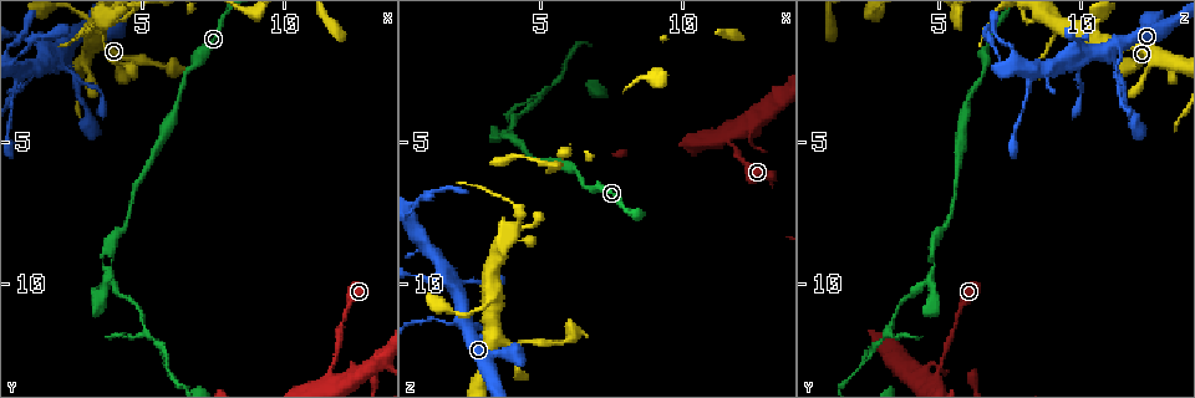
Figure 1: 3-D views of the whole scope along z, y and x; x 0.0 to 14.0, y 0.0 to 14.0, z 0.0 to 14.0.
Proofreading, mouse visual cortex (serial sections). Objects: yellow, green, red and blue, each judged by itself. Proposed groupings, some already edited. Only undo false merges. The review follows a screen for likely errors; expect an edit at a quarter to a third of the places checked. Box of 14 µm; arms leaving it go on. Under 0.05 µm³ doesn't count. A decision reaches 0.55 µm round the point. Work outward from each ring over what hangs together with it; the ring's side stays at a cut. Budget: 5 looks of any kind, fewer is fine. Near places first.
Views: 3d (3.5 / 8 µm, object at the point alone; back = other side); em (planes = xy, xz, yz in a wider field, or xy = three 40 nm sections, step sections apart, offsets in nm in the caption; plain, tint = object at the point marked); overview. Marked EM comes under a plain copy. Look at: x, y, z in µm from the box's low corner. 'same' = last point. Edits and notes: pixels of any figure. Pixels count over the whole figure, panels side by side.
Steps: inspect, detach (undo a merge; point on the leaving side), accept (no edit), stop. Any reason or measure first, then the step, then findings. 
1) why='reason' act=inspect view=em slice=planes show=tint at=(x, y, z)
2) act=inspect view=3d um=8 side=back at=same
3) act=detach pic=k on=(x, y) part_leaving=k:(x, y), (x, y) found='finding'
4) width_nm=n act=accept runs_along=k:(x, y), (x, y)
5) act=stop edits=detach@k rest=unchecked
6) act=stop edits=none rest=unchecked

act=inspect view=3d um=8 at=(2.4, 1.5, 11.2)

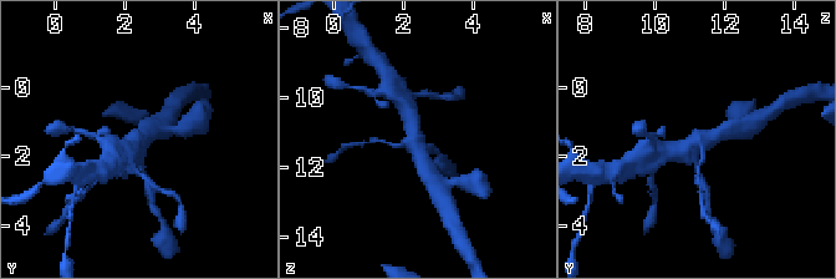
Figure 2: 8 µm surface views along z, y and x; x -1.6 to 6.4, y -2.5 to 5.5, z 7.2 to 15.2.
arms=4 arm_widths_nm=150,150,450,500 why='shape alone is not enough' act=inspect view=em slice=xy step=1 show=tint at=(2.3, 1.6, 11.2)

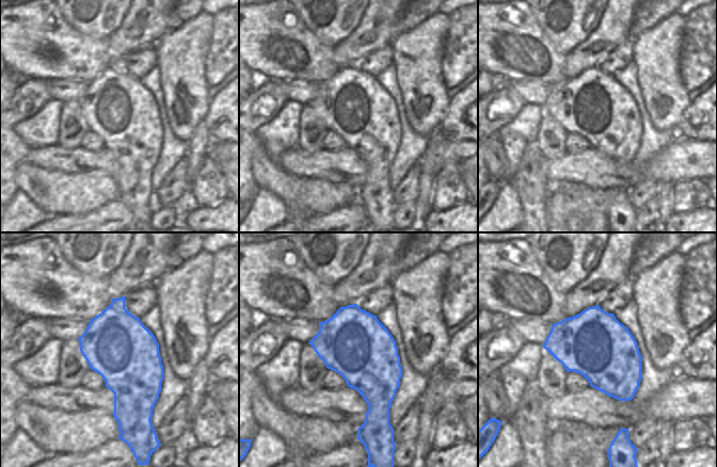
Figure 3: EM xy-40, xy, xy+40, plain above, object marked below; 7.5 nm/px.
act=accept runs_along=2:(727, 131), (666, 153) found='all the same cell'

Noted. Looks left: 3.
why='calibre changes' act=inspect view=3d um=3.5 at=(3.8, 9.7, 4.7)

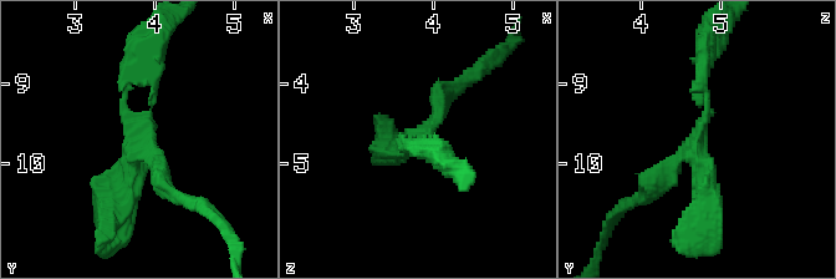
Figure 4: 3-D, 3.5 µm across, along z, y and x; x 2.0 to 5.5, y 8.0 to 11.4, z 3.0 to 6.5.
why='now the EM' act=inspect view=em slice=xy step=3 show=tint at=(3.85, 9.75, 4.70)

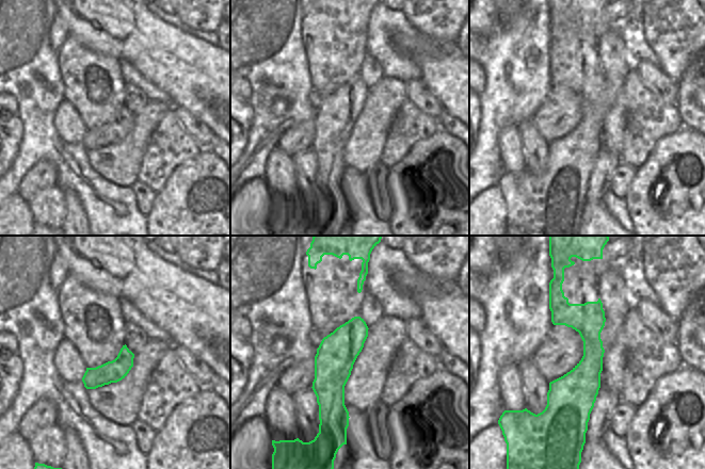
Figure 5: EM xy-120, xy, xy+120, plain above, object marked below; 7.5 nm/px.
width_nm=300 act=detach pic=4 on=(386, 151) part_leaving=4:(148, 113), (144, 148), (178, 198) found='two cells meet here'

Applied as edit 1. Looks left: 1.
act=stop edits=detach@4 rest=unchecked

